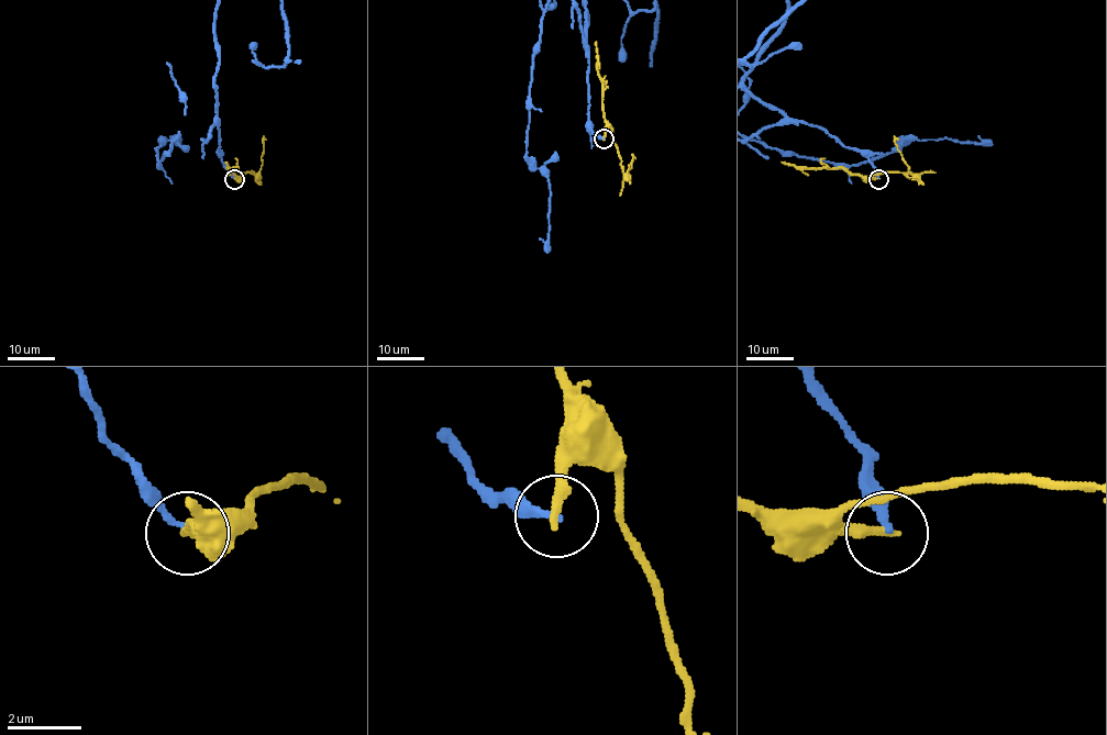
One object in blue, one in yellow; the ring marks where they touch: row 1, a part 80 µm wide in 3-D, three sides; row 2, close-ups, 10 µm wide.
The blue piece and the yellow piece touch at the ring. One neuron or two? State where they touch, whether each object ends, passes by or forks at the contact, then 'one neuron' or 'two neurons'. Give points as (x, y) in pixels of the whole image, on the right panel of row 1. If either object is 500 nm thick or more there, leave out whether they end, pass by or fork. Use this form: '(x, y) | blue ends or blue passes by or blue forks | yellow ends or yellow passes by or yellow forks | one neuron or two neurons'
(878, 179) | blue ends | yellow ends | two neurons

